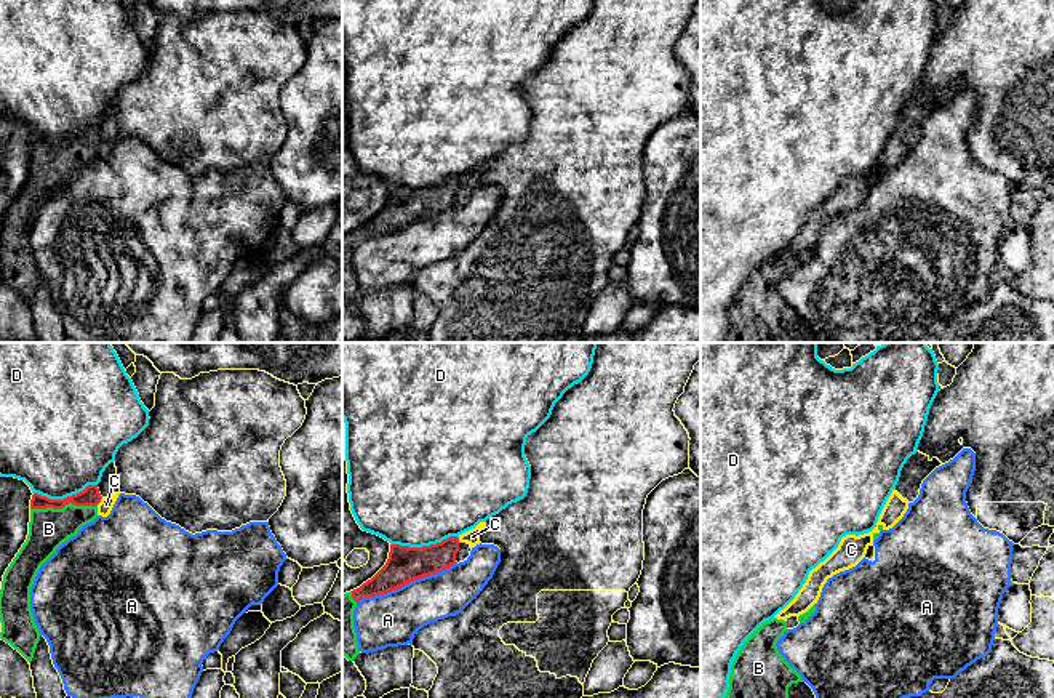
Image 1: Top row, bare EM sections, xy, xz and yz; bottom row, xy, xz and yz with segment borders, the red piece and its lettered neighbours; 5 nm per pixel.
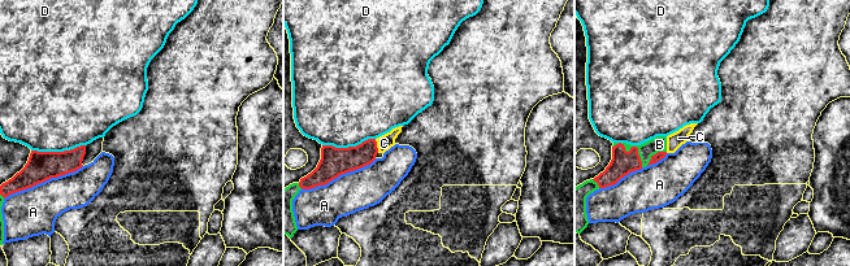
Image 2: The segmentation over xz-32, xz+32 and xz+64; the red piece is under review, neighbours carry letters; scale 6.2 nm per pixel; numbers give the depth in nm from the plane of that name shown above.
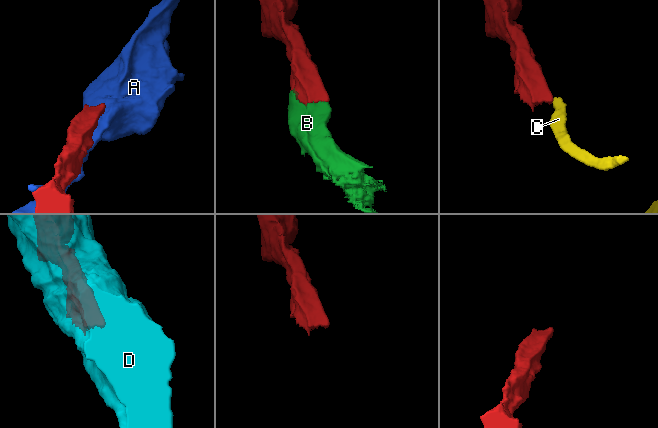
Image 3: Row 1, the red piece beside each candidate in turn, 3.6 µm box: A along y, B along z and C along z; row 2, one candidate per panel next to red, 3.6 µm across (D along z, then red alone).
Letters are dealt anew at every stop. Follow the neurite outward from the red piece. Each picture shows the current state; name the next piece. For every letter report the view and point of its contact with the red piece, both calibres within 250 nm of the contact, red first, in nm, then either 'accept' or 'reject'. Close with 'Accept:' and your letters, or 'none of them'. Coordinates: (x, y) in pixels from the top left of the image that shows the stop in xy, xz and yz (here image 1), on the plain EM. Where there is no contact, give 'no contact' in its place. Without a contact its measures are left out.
A: xz (407, 224) | 180/280 nm | reject
B: xy (63, 148) | 100/200 nm | accept
C: xy (99, 143) | 100/70 nm | reject
D: xz (424, 188) | 180/500 nm | reject
Accept: B

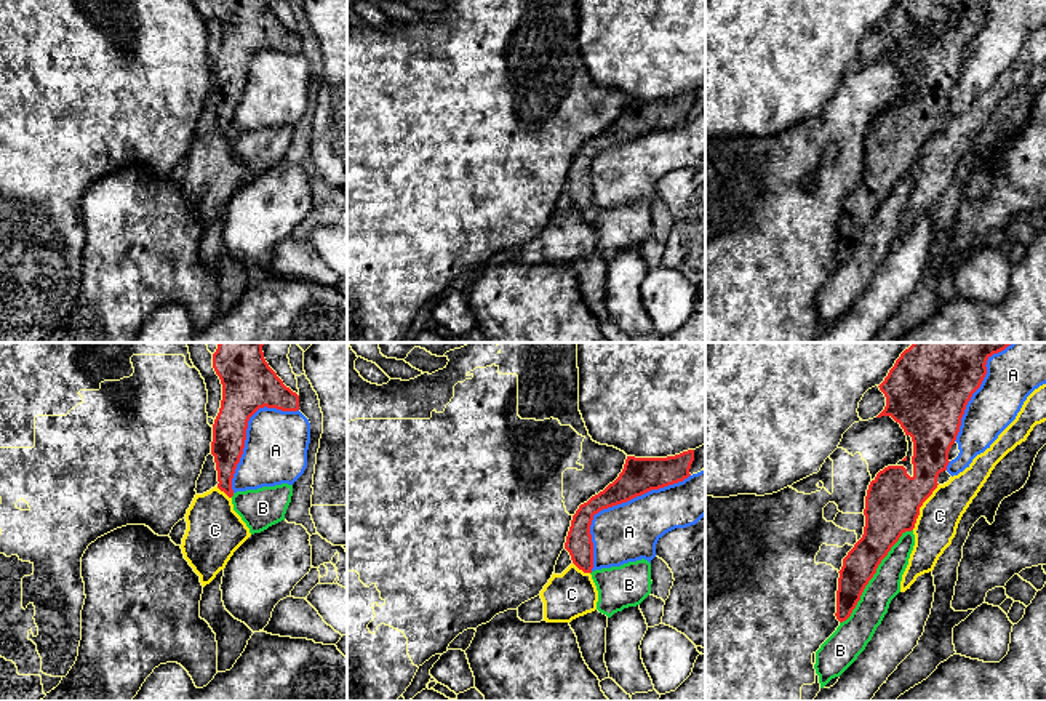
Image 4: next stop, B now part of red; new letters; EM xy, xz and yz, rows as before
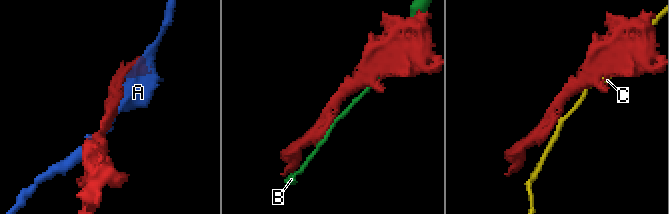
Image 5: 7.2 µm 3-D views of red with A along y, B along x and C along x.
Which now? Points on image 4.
A: xz (614, 146) | 180/300 nm | reject
B: yz (874, 215) | 190/150 nm | reject
C: yz (922, 146) | 280/200 nm | reject
Accept: none of them

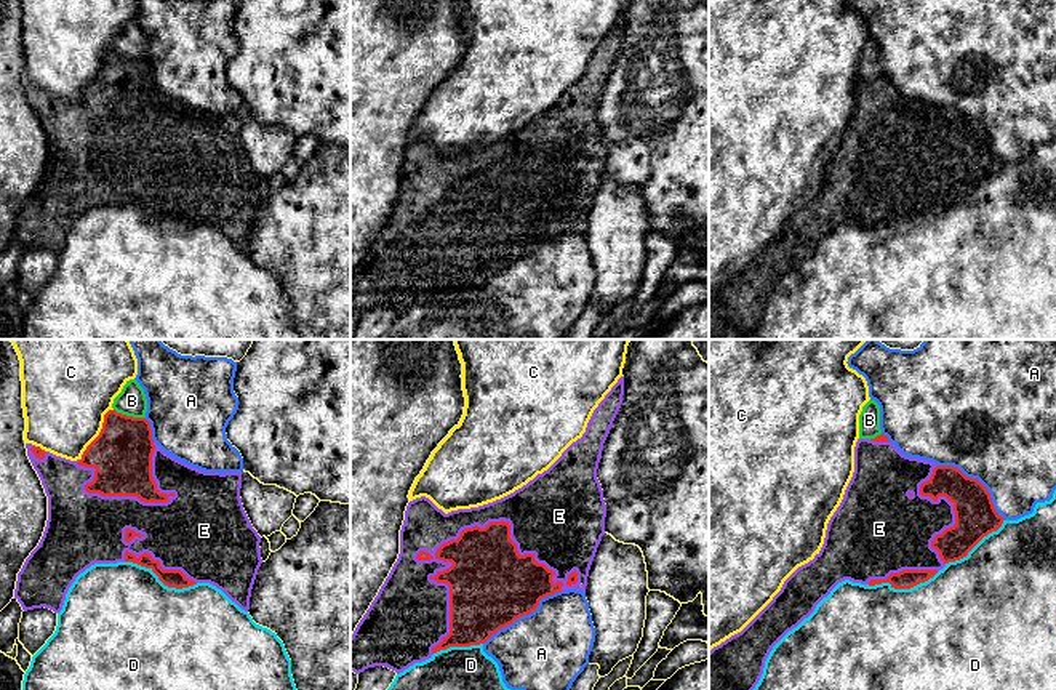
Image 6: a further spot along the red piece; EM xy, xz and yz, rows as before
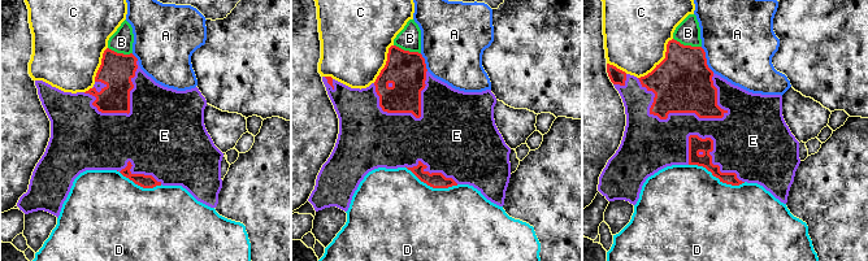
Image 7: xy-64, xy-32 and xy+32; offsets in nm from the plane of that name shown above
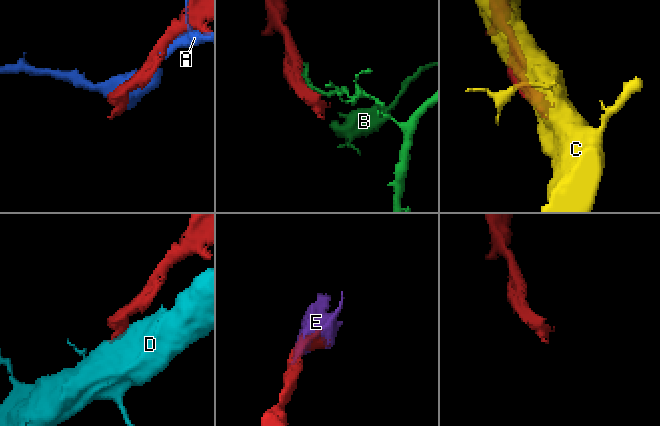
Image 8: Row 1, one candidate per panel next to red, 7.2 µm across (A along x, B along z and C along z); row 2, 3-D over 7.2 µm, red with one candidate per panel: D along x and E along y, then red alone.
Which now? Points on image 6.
A: xz (524, 256) | 420/420 nm | reject
B: xy (130, 58) | 300/150 nm | reject
C: xy (100, 76) | 300/420 nm | reject
D: xy (162, 223) | 100/500 nm | reject
E: xz (460, 176) | 380/240 nm | accept
Accept: E

